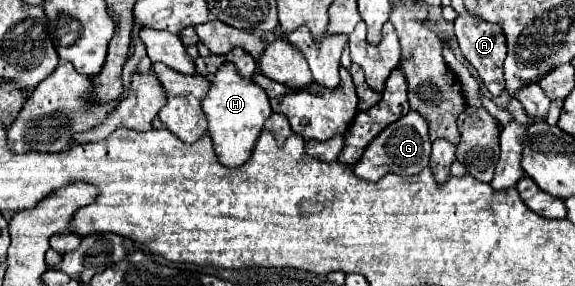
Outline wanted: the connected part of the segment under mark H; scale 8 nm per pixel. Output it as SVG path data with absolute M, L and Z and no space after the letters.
M223 64L211 78L209 90L203 98L203 112L209 120L209 136L215 144L217 158L227 168L237 168L249 160L255 142L263 132L265 120L273 114L265 90L261 90L251 80L237 76L233 64Z

